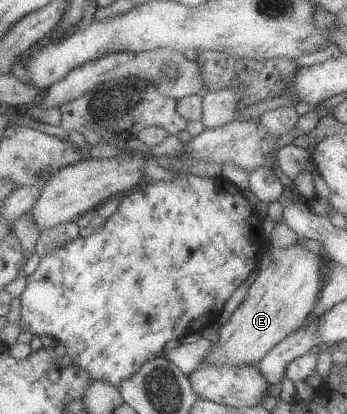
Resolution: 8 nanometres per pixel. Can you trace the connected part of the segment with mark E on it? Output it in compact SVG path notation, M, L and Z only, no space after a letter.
M298 242L284 249L270 249L271 262L265 270L256 270L256 278L250 284L248 292L228 322L220 326L218 330L218 342L211 344L211 350L202 360L201 364L214 365L251 365L260 360L286 336L300 329L311 311L315 308L318 295L323 286L324 269L327 267L327 259L322 253L314 253L305 250Z

